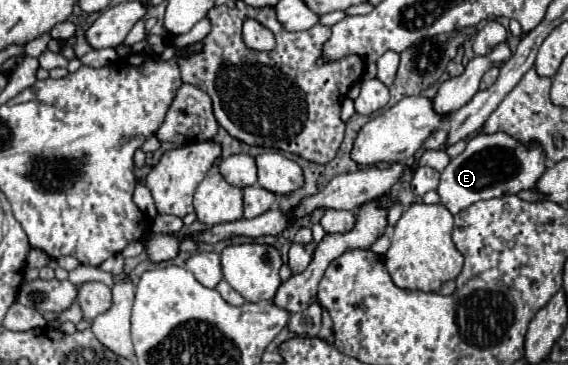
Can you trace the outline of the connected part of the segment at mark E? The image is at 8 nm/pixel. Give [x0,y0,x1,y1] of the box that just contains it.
[437,132,547,214]

